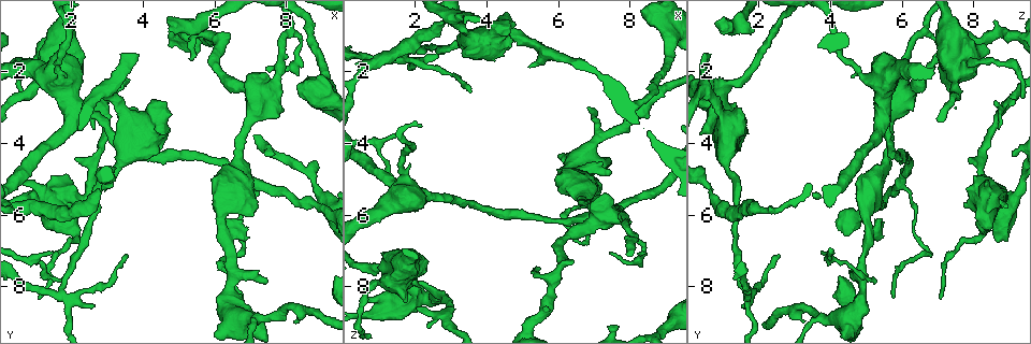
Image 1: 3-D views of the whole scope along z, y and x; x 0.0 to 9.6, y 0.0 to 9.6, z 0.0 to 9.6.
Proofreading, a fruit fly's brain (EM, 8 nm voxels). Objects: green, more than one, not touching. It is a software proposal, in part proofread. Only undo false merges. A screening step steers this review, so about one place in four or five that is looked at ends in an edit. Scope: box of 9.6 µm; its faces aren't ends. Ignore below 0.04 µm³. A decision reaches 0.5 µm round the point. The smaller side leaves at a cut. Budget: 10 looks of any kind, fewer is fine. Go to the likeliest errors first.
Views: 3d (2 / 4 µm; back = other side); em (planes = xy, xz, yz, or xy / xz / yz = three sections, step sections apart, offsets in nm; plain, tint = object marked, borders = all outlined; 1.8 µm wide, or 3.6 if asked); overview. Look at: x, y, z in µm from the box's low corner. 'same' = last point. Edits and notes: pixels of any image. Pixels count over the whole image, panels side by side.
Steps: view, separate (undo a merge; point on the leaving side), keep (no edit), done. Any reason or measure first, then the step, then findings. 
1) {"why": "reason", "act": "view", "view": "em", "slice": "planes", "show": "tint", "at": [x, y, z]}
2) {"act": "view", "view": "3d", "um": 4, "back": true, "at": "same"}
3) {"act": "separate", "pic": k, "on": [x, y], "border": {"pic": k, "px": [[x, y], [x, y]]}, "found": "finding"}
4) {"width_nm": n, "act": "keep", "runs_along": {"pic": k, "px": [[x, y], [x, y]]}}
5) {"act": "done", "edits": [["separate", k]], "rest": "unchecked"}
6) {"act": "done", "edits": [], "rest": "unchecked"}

{"why": "a fork", "act": "view", "view": "3d", "um": 2, "at": [1.80, 8.15, 1.70]}

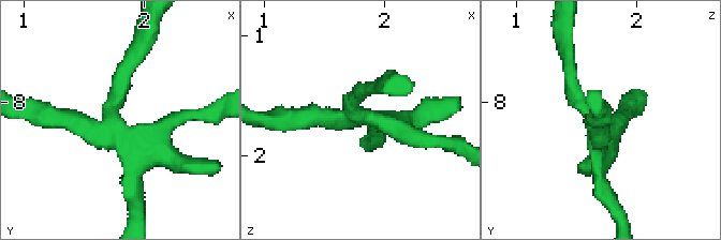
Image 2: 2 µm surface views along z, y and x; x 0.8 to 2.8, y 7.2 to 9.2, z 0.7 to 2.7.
{"act": "view", "view": "em", "slice": "yz", "step": 4, "show": "tint", "at": [1.76, 8.20, 1.66]}

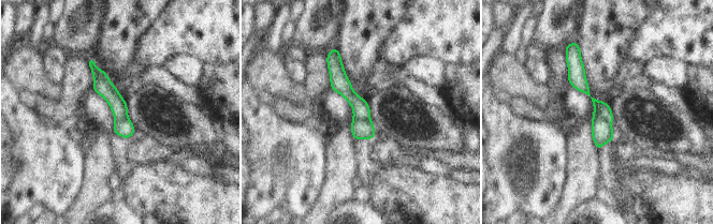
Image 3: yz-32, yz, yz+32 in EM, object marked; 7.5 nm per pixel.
{"act": "view", "view": "em", "slice": "planes", "show": "borders", "at": "same"}

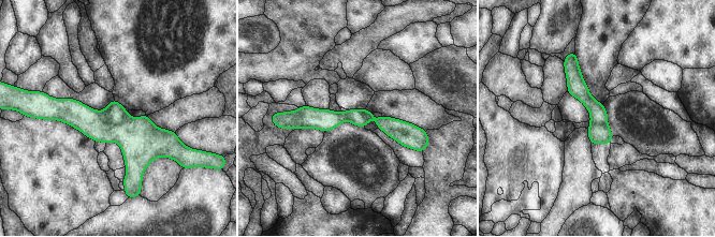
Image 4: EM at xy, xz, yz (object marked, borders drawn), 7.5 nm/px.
{"act": "separate", "pic": 4, "on": [141, 142], "border": {"pic": 4, "px": [[102, 112], [112, 123], [128, 114]]}, "found": "a second cell is stuck on"}

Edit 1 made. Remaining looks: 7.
{"why": "redraw", "act": "view", "view": "overview"}

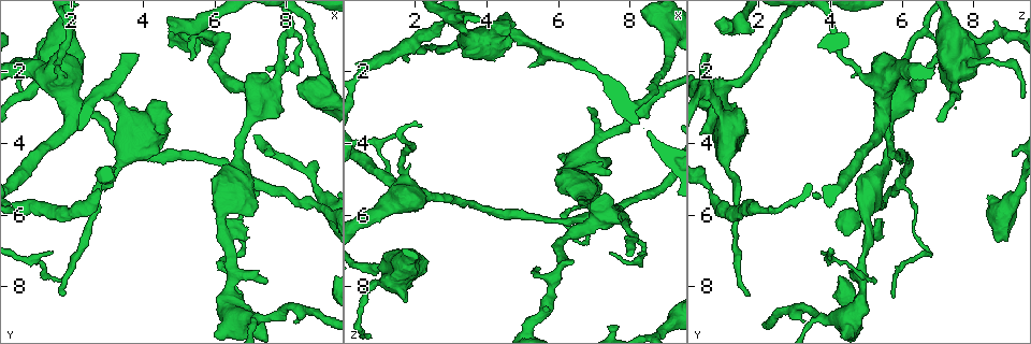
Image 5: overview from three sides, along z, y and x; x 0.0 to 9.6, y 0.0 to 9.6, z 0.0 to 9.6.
{"why": "thin arm on a thick one", "act": "view", "view": "em", "um": 3.6, "slice": "xz", "step": 4, "show": "tint", "at": [2.15, 3.05, 5.45]}

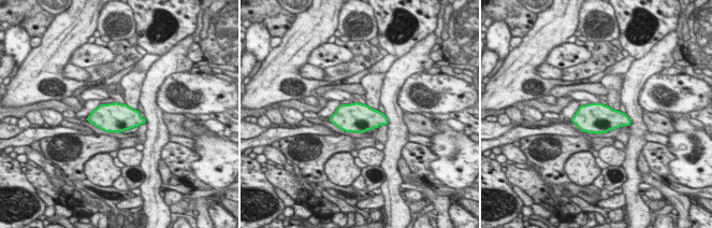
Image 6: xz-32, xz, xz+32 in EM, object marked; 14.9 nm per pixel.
{"act": "view", "view": "em", "um": 3.6, "slice": "planes", "show": "tint", "at": "same"}

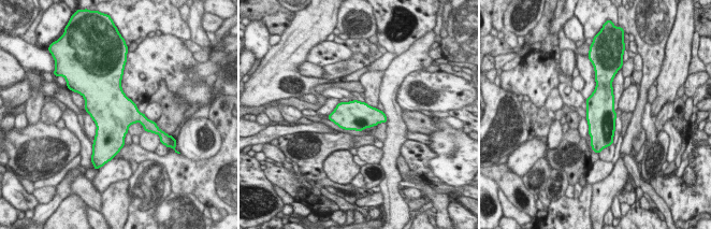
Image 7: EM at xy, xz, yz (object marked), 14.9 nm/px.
{"act": "keep", "found": "all the same cell"}

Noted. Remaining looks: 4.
{"why": "thick turns thin", "act": "view", "view": "3d", "um": 4, "at": [1.85, 0.60, 7.15]}

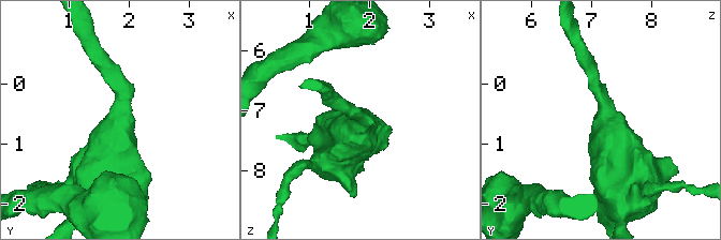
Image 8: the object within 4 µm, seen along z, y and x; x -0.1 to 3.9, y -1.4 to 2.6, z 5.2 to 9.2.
{"why": "shape alone is not enough", "act": "view", "view": "em", "um": 3.6, "slice": "planes", "show": "tint", "at": [1.85, 0.60, 7.20]}

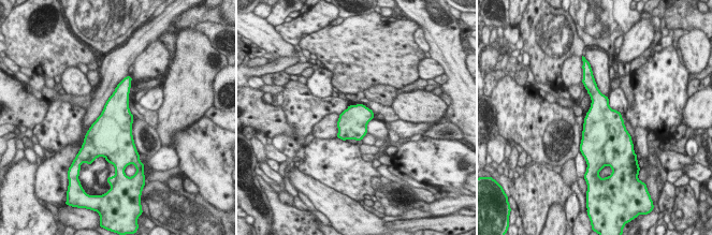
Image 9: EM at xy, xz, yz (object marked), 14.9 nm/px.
{"act": "keep", "found": "one cell here"}

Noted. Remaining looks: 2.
{"why": "narrows sharply", "act": "view", "view": "em", "slice": "yz", "step": 4, "show": "borders", "at": [3.65, 3.35, 1.05]}

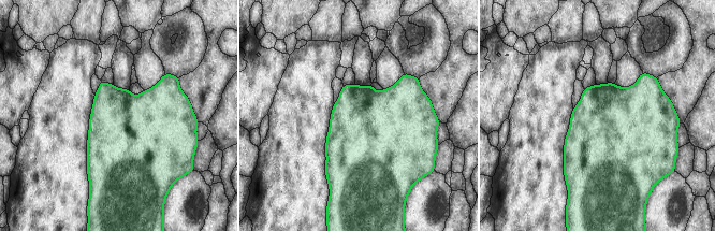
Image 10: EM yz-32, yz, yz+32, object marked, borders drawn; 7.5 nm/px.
{"act": "keep", "found": "all the same cell"}

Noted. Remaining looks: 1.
{"act": "done", "edits": [["separate", 4]], "rest": "unchecked"}

